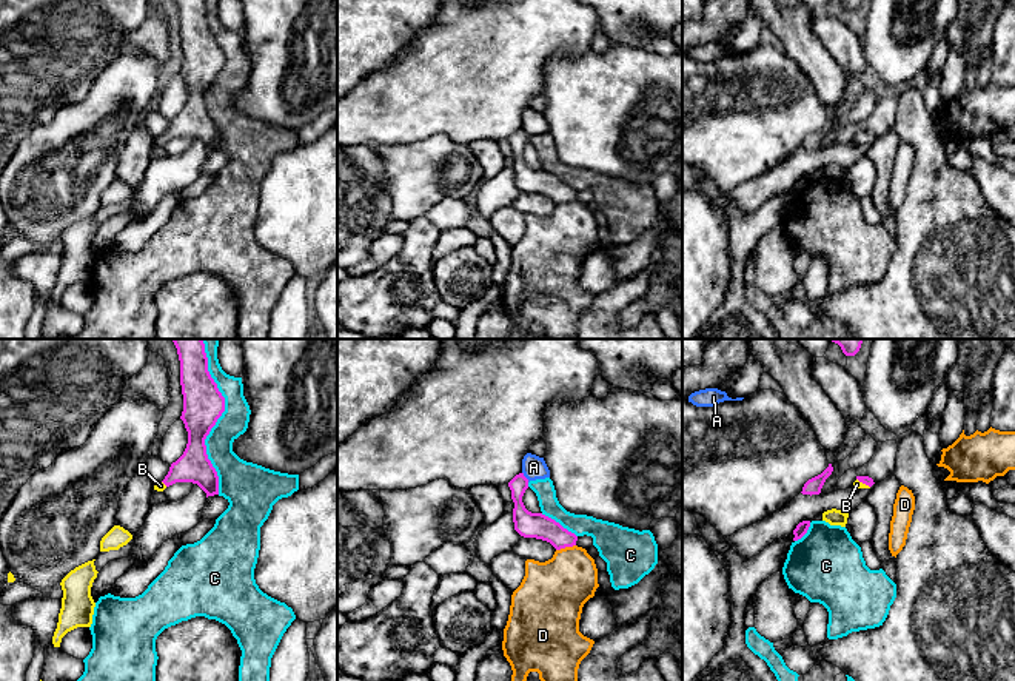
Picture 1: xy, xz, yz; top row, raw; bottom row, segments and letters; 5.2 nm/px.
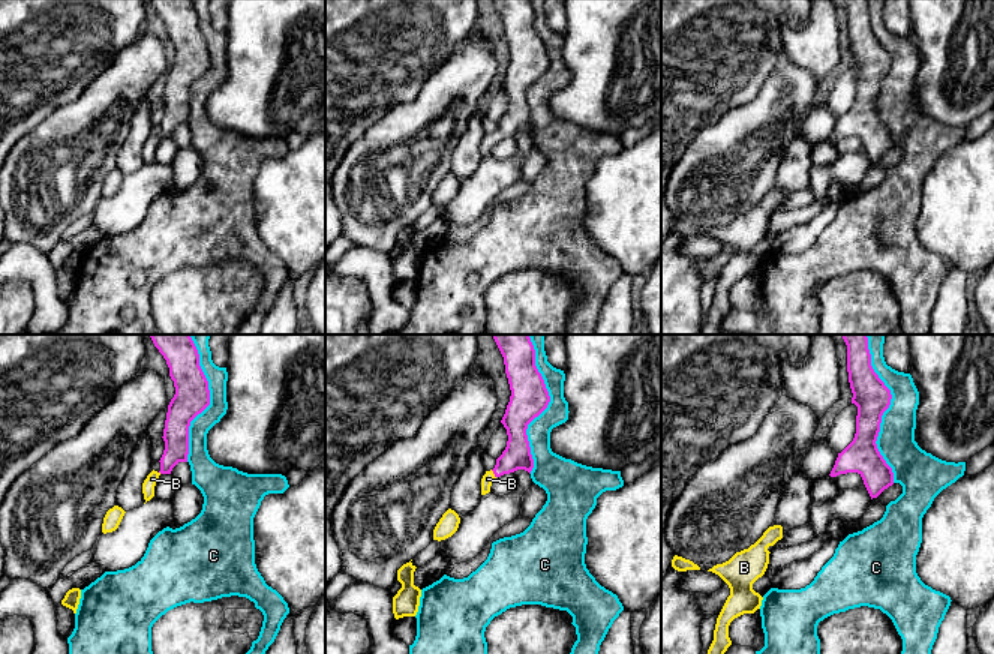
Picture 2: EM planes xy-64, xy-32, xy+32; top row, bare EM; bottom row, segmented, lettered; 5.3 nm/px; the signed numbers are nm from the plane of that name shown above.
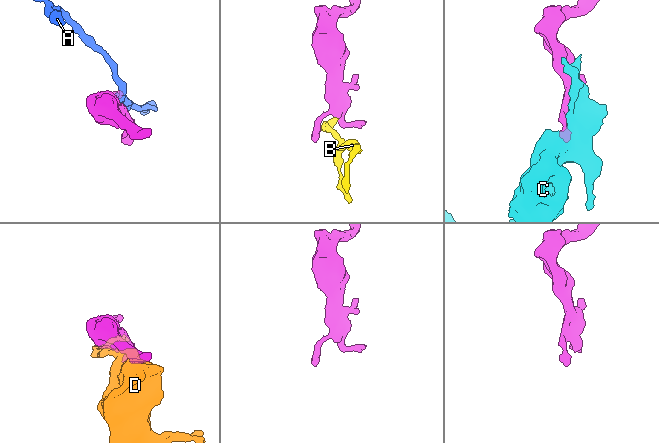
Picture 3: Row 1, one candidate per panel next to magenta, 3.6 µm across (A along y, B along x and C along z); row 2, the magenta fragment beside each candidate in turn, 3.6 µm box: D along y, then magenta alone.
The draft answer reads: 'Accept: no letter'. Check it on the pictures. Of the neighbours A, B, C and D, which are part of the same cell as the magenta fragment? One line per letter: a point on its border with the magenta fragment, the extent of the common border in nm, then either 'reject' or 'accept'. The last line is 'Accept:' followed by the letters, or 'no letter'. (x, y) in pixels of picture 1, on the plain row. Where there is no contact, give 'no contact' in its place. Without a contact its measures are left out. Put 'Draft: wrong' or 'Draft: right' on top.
Draft: wrong
A: xz (524, 131) | 70 nm | reject
B: yz (863, 137) | 90 nm | accept
C: xy (217, 73) | 800 nm | reject
D: xz (566, 201) | 110 nm | reject
Accept: B

